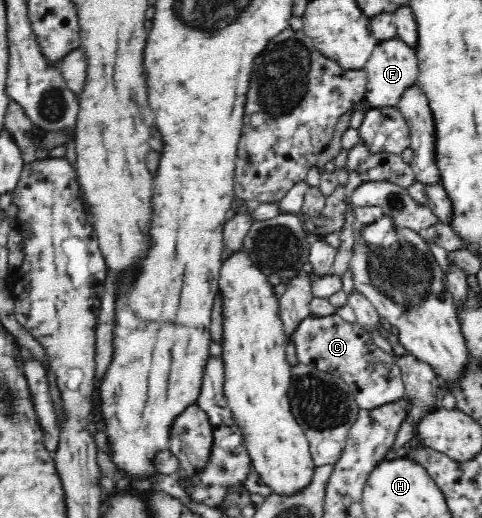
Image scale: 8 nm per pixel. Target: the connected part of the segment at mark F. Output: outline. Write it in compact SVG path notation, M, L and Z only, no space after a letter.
M398 36L385 42L379 42L374 48L371 58L364 66L368 76L365 100L371 108L397 107L403 94L416 84L418 64L416 49L407 46L398 39Z

